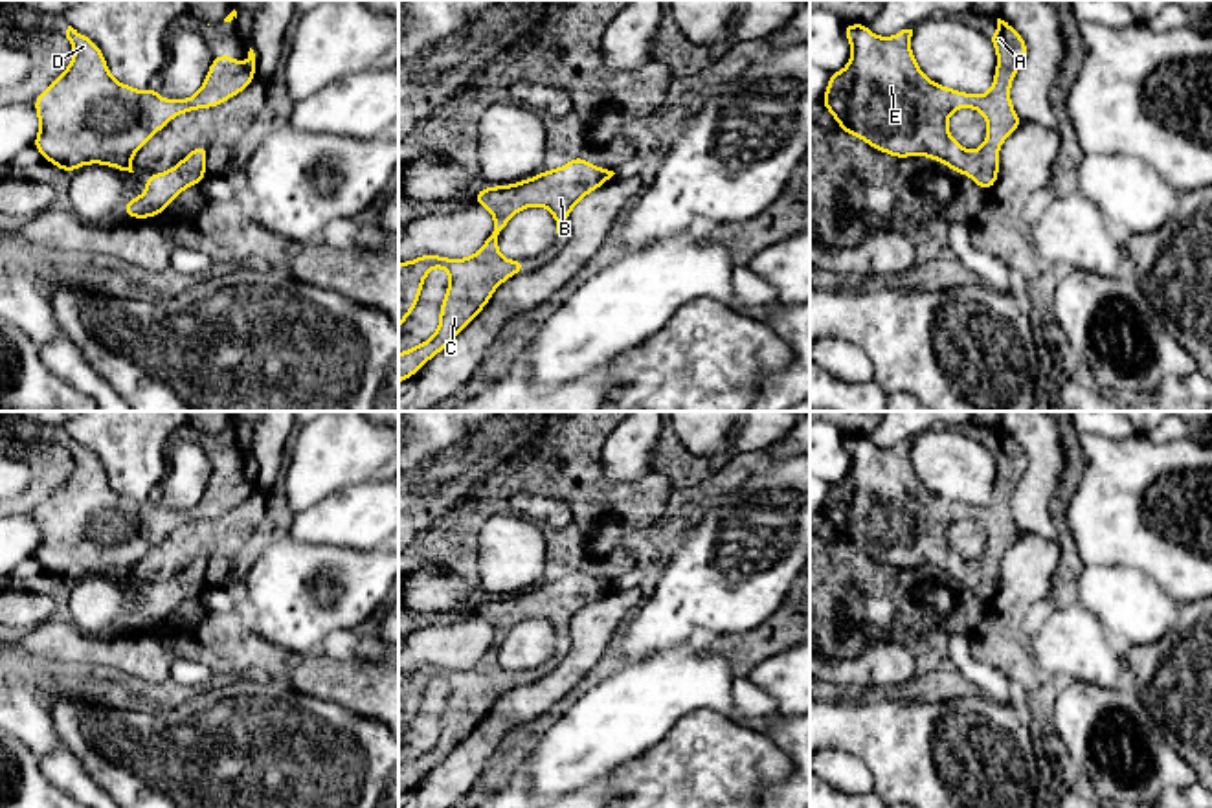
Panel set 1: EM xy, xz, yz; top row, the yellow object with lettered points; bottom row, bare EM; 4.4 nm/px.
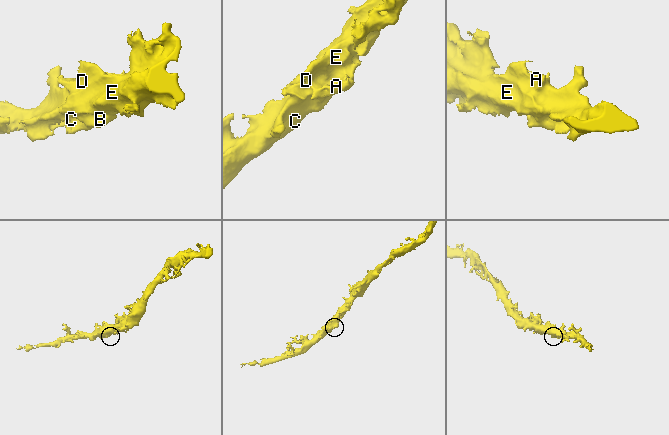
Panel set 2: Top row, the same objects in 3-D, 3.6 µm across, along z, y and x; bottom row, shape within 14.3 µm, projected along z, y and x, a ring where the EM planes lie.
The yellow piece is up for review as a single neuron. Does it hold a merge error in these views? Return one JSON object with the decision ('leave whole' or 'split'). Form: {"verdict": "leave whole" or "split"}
{"verdict": "leave whole"}

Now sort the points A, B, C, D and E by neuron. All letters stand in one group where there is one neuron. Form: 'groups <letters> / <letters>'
groups A B C D E

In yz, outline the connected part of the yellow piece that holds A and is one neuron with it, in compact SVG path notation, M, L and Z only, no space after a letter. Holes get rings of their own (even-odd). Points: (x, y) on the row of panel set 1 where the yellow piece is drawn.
M997 18L997 33L988 33L997 53L997 66L992 88L982 95L953 90L927 79L911 50L913 29L902 29L892 37L878 37L867 24L858 22L845 24L843 33L852 46L850 61L843 70L828 75L828 88L821 97L843 134L856 136L869 147L898 160L927 156L946 163L951 173L970 176L984 193L990 191L999 178L999 149L1023 123L1010 99L1012 81L1028 50L1021 33L1001 18ZM959 108L975 108L986 119L986 140L975 151L966 151L949 134L948 119Z

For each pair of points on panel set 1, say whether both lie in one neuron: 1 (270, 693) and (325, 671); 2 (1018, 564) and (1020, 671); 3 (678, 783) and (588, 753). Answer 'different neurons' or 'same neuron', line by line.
1: different neurons
2: same neuron
3: different neurons

